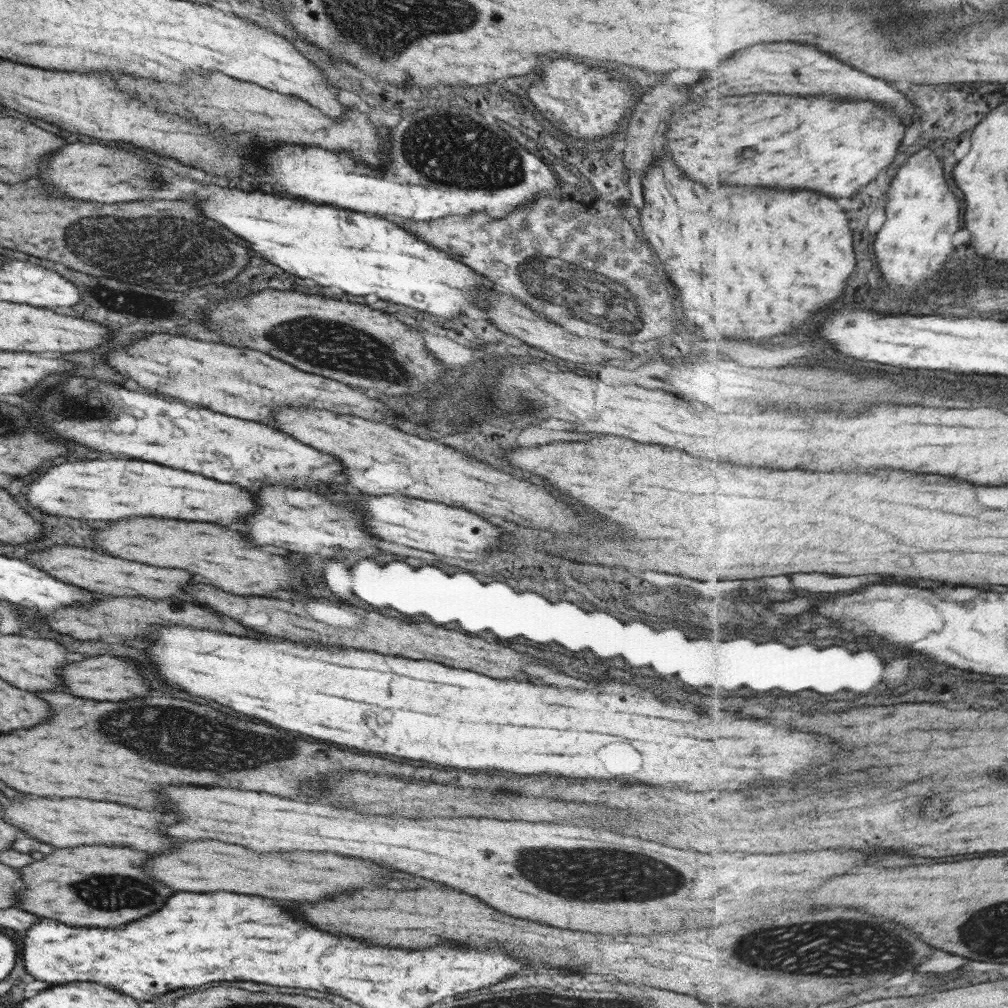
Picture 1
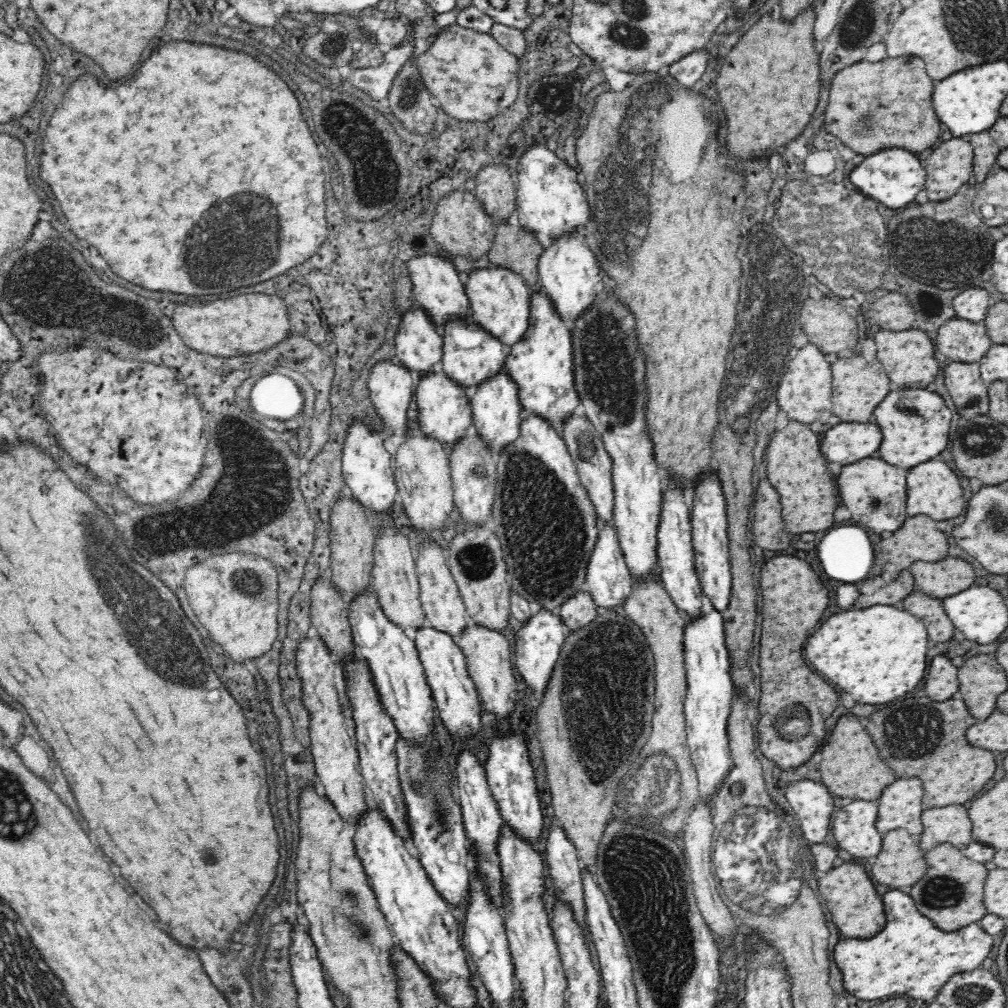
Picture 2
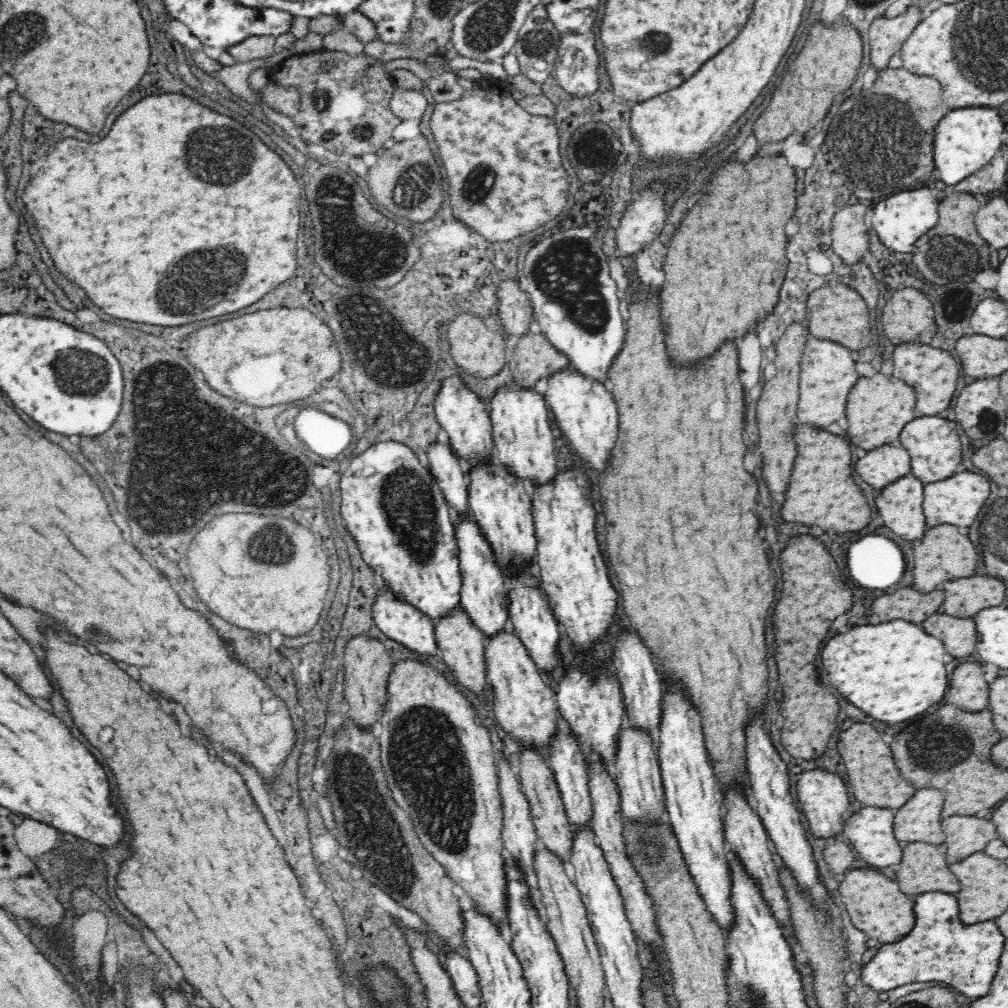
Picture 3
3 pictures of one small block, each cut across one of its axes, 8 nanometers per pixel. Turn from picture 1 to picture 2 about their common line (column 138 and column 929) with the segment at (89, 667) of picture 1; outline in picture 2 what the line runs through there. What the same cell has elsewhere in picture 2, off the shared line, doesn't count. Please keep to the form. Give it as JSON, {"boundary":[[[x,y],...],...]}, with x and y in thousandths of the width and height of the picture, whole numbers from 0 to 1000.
{"boundary":[[[929,651],[923,657],[921,669],[917,673],[919,688],[929,696],[948,692],[949,690],[946,690],[950,687],[950,671],[948,671],[948,667],[950,667],[950,663],[940,653]]]}

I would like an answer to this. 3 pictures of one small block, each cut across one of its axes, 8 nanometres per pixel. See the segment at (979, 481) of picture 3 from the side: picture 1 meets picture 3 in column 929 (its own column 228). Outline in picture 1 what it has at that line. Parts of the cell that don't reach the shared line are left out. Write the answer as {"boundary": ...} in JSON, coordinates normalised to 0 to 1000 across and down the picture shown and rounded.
{"boundary":[[[68,456],[57,462],[43,464],[33,476],[29,476],[23,484],[19,484],[25,496],[39,508],[51,512],[66,512],[66,514],[84,514],[84,516],[118,516],[126,512],[156,512],[156,514],[178,514],[178,516],[193,516],[193,518],[213,518],[223,522],[237,516],[237,512],[251,506],[247,494],[249,487],[238,484],[231,479],[217,480],[205,476],[201,472],[162,464],[158,460],[146,460],[138,456]]]}

